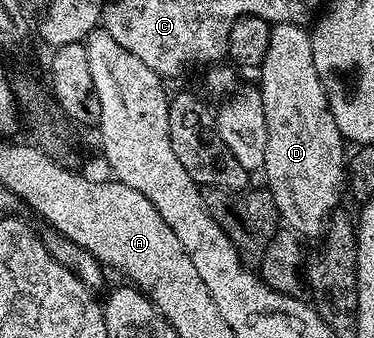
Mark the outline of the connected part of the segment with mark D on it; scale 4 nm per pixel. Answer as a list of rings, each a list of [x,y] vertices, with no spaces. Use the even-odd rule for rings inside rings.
[[[276,24],[272,27],[271,37],[269,38],[269,50],[265,54],[265,62],[262,68],[258,69],[257,81],[259,93],[261,94],[261,102],[265,110],[265,126],[267,127],[267,141],[265,142],[265,162],[263,163],[262,171],[267,172],[266,187],[273,194],[273,198],[279,207],[279,215],[282,223],[286,225],[290,231],[298,234],[300,237],[315,236],[314,238],[322,237],[327,231],[327,226],[331,222],[331,217],[336,215],[339,204],[339,195],[344,195],[345,192],[345,152],[343,156],[343,147],[345,141],[341,130],[337,126],[337,122],[333,118],[333,110],[327,101],[327,95],[323,89],[321,78],[317,74],[317,66],[313,66],[313,46],[311,45],[311,32],[306,27],[298,24]]]

